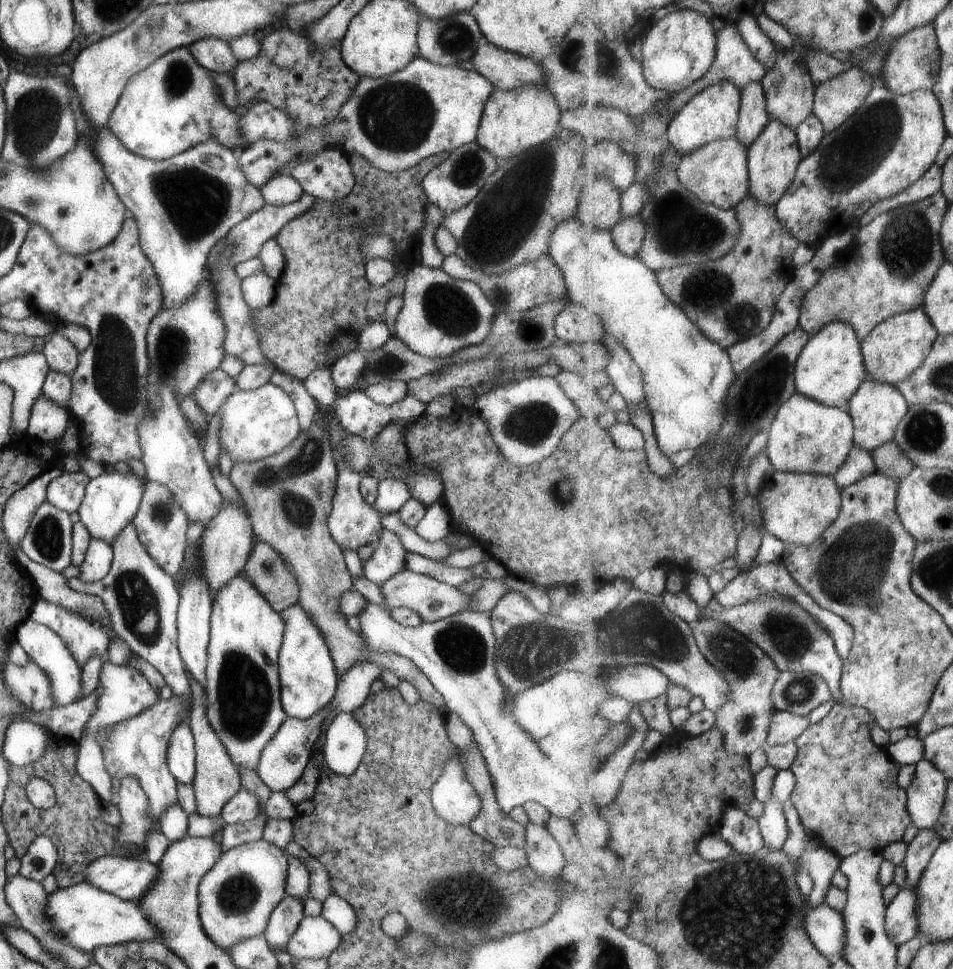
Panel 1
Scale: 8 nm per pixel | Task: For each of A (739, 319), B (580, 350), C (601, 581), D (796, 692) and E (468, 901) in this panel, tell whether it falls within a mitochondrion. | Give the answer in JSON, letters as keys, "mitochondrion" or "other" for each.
{"A":"mitochondrion","B":"other","C":"other","D":"mitochondrion","E":"mitochondrion"}

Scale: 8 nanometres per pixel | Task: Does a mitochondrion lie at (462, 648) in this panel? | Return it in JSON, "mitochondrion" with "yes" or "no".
{"mitochondrion":"yes"}

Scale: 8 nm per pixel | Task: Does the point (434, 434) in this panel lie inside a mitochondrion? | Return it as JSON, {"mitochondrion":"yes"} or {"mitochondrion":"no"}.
{"mitochondrion":"no"}

